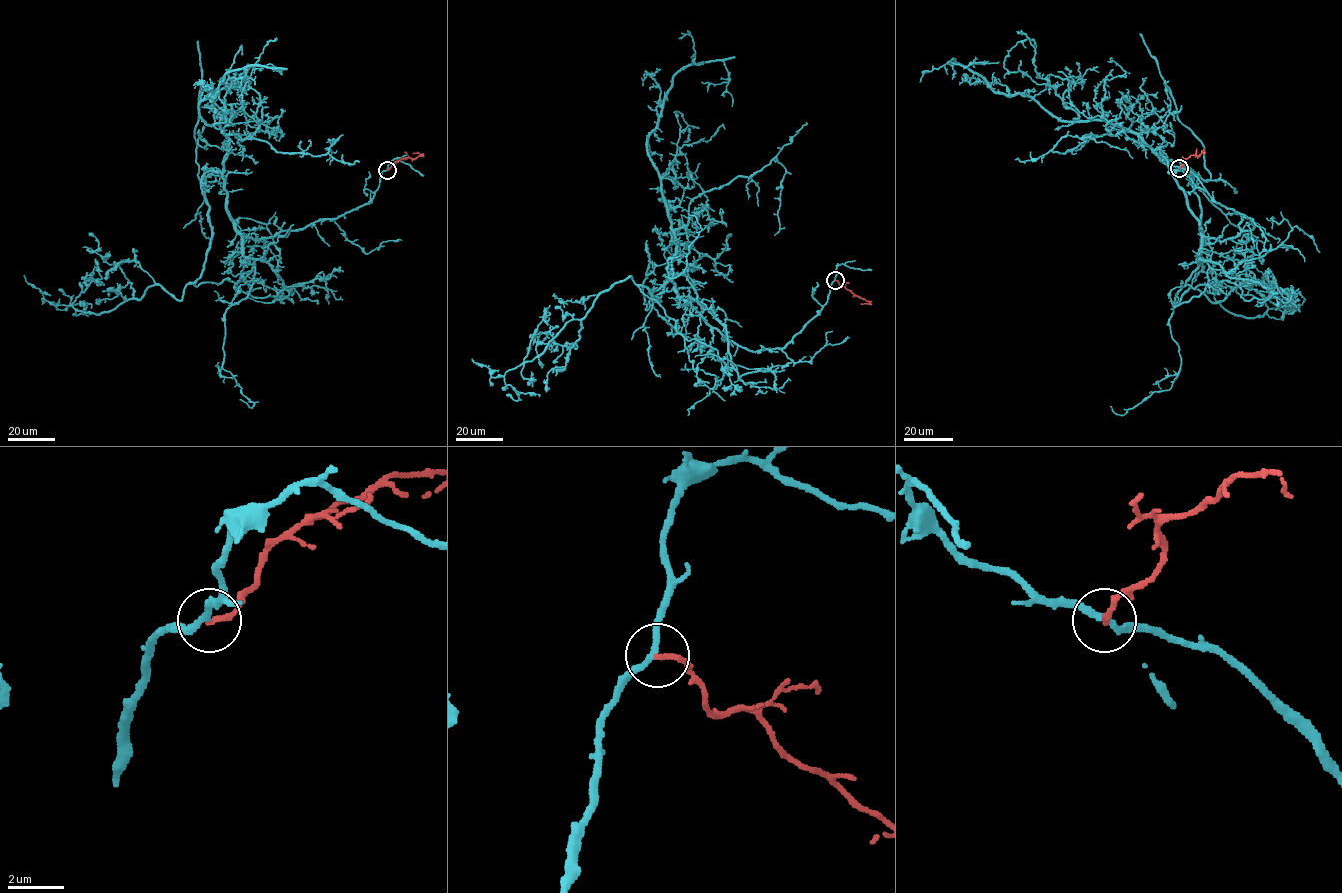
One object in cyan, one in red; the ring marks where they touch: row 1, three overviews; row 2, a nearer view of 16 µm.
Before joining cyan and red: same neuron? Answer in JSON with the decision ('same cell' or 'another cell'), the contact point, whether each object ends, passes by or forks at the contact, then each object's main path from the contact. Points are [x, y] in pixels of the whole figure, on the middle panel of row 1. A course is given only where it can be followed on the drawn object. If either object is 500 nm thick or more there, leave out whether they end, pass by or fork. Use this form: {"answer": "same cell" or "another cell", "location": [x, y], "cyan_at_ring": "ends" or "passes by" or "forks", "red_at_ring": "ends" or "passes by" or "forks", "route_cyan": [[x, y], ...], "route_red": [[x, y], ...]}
{"answer": "another cell", "location": [835, 280], "cyan_at_ring": "passes by", "red_at_ring": "ends", "route_cyan": [[835, 280], [782, 348], [743, 348], [692, 299], [702, 310], [688, 353], [631, 276], [520, 365], [544, 319]], "route_red": [[835, 280], [869, 302], [861, 303]]}

